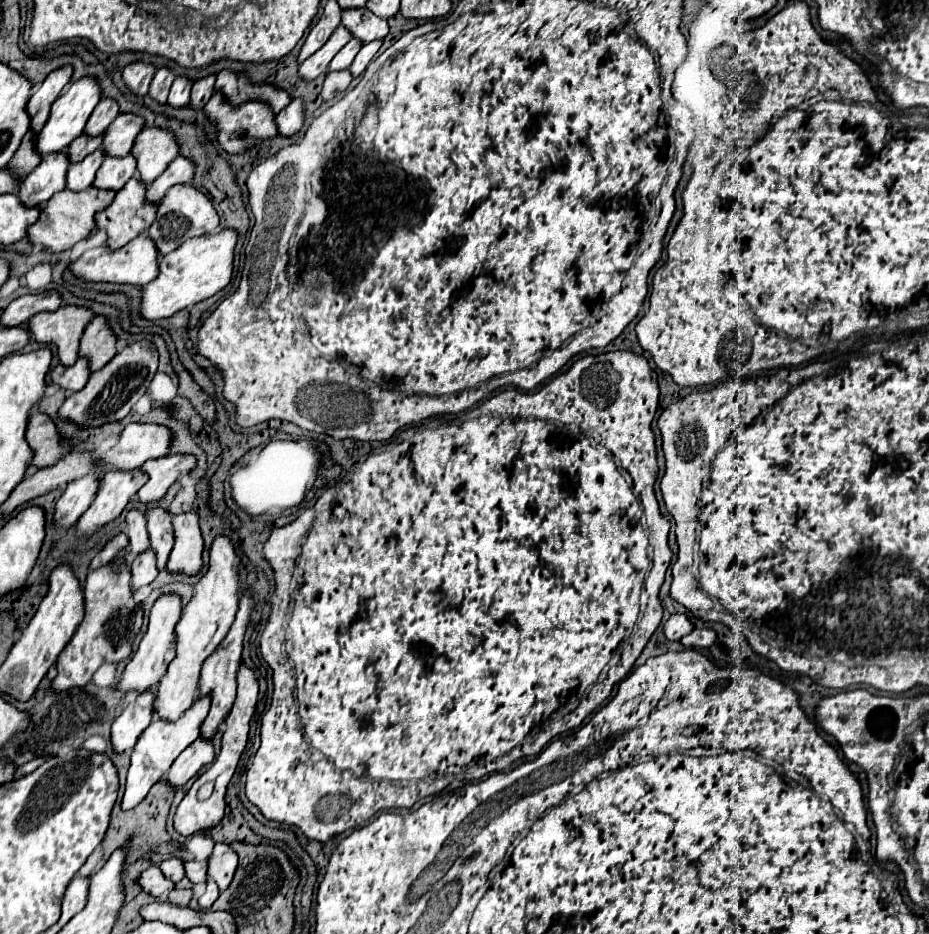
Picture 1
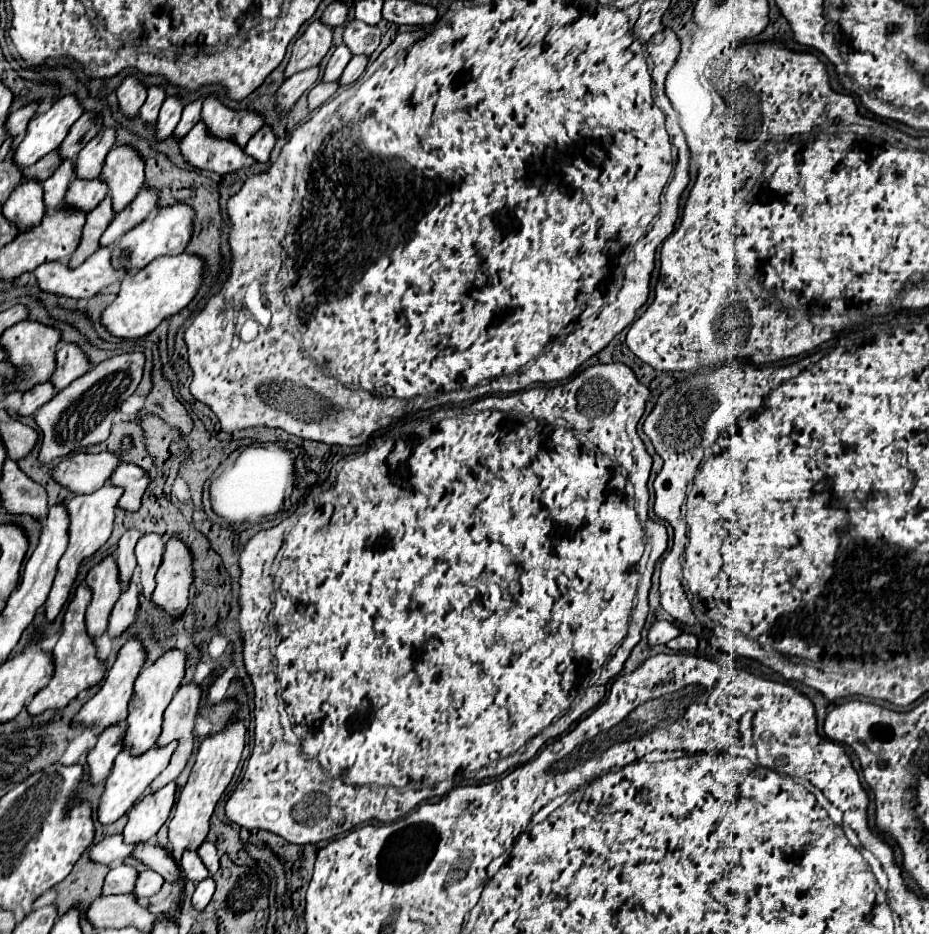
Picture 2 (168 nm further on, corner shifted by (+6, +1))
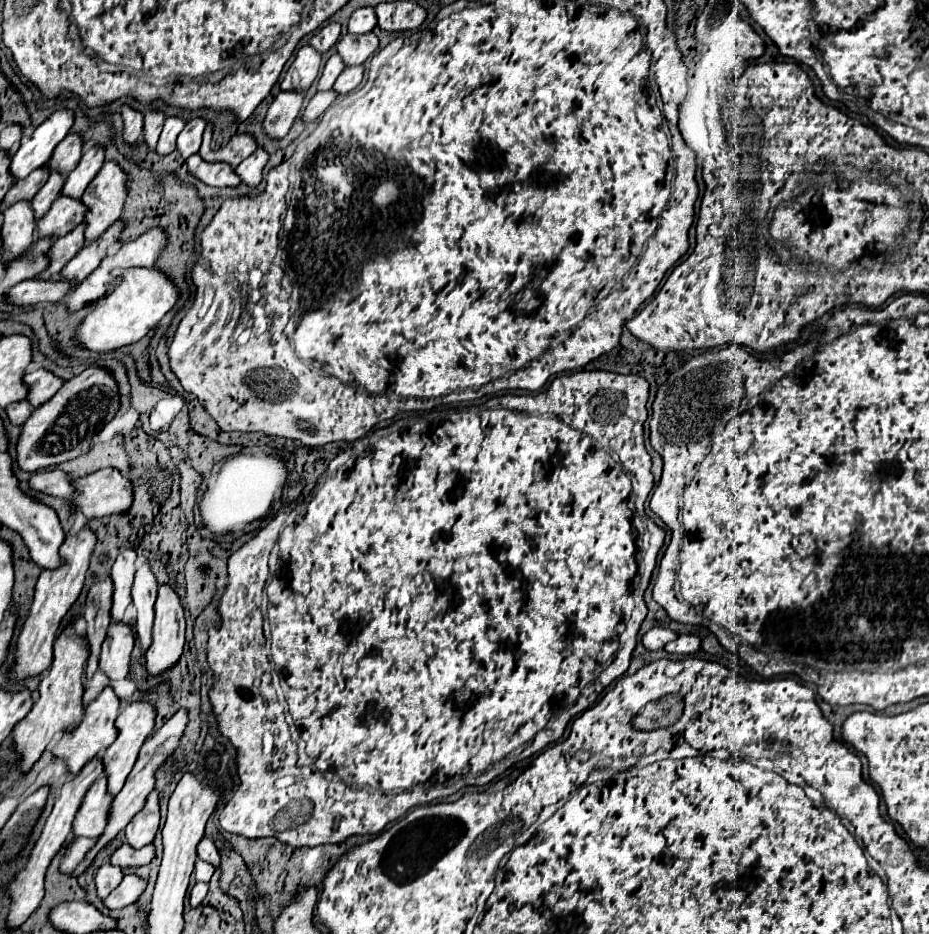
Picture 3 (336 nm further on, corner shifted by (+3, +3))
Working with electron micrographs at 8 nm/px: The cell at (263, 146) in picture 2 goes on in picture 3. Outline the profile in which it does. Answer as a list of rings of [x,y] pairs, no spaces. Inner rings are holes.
[[[257,149],[251,157],[247,157],[237,169],[235,173],[241,177],[241,183],[249,185],[249,187],[257,187],[263,179],[263,167],[267,165],[269,155],[263,149]]]

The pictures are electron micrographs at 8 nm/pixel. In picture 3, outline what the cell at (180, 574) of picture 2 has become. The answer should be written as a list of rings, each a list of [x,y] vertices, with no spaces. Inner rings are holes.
[[[169,585],[159,587],[155,603],[153,645],[145,653],[147,677],[159,677],[175,667],[185,645],[185,617],[177,593]]]

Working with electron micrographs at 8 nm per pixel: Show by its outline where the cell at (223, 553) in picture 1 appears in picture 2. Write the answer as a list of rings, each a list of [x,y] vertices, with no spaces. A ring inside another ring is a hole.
[[[174,647],[166,653],[162,653],[154,663],[142,669],[142,675],[138,675],[134,683],[134,697],[128,707],[128,733],[124,737],[124,745],[134,751],[134,755],[144,753],[146,749],[154,747],[158,741],[158,735],[162,731],[162,715],[166,707],[170,705],[170,699],[174,697],[176,689],[180,687],[184,673],[186,673],[186,663],[188,663],[188,653],[180,647]]]

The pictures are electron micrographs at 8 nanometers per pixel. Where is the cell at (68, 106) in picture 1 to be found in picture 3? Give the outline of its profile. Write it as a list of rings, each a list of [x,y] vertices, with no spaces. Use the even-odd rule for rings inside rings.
[[[59,109],[29,137],[23,137],[19,151],[11,159],[11,175],[15,179],[25,179],[31,171],[43,167],[49,161],[53,149],[69,133],[71,125],[73,113],[67,109]]]

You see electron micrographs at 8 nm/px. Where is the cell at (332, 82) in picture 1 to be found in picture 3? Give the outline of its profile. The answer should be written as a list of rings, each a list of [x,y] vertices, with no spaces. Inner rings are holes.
[[[335,91],[315,93],[315,97],[309,101],[309,105],[307,105],[305,111],[303,111],[303,117],[301,117],[303,123],[313,123],[313,121],[317,121],[335,99],[337,99],[337,93],[335,93]]]

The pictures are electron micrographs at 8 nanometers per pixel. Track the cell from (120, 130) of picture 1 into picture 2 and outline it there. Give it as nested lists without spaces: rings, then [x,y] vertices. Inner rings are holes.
[[[106,127],[102,133],[98,133],[78,153],[78,159],[76,159],[76,177],[82,177],[82,179],[98,177],[98,171],[102,171],[102,163],[106,161],[106,155],[110,153],[114,143],[116,143],[116,129],[114,127]]]

